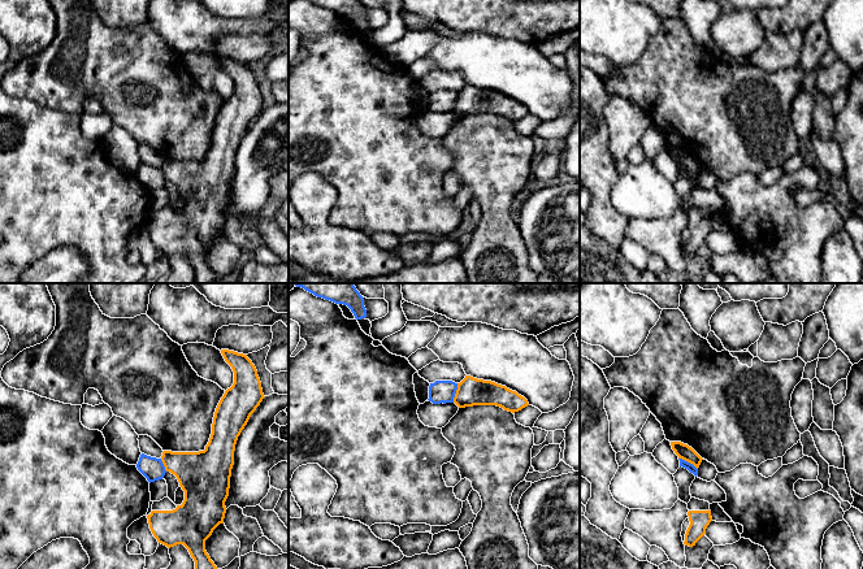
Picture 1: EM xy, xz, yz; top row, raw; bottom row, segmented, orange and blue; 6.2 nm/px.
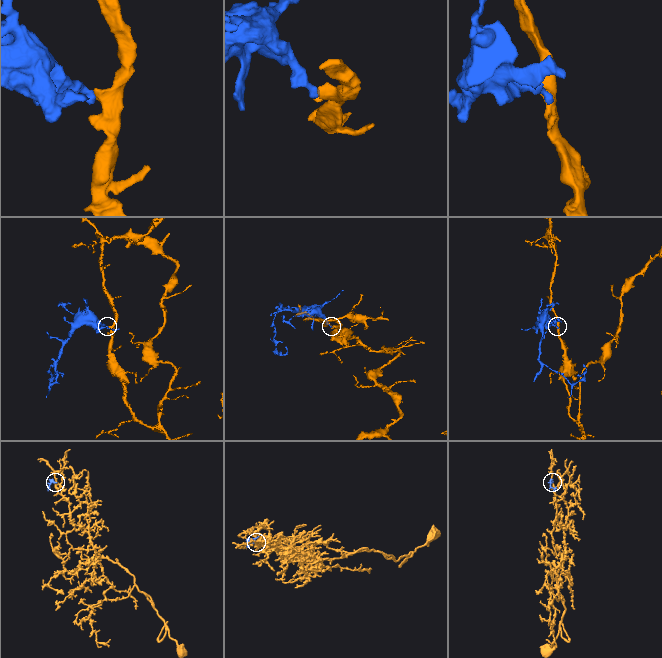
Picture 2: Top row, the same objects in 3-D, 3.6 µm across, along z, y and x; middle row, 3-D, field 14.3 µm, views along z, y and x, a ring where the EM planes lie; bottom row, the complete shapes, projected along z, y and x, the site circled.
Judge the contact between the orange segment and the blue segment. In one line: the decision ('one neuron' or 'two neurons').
two neurons

